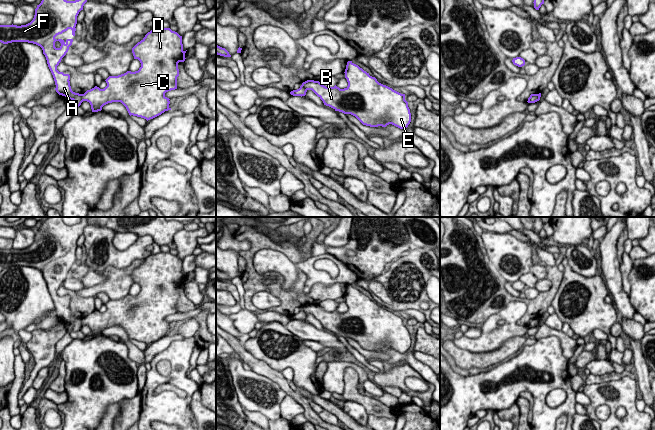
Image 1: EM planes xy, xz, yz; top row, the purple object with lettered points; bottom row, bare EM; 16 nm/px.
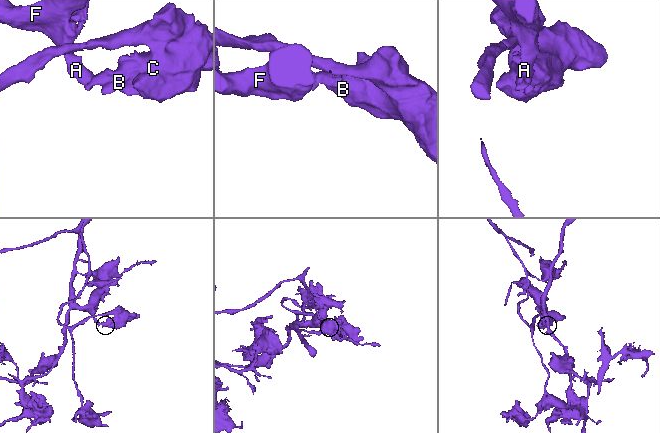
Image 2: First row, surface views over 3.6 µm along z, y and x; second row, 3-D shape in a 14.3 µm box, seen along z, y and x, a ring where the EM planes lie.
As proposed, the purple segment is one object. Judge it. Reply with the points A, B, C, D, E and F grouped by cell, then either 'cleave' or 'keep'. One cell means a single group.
groups A F / B C D E; cleave

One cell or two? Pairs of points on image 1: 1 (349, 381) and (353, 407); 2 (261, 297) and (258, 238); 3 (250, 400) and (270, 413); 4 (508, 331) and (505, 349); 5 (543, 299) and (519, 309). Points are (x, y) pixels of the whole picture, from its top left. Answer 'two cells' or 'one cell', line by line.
1: two cells
2: two cells
3: one cell
4: two cells
5: two cells

